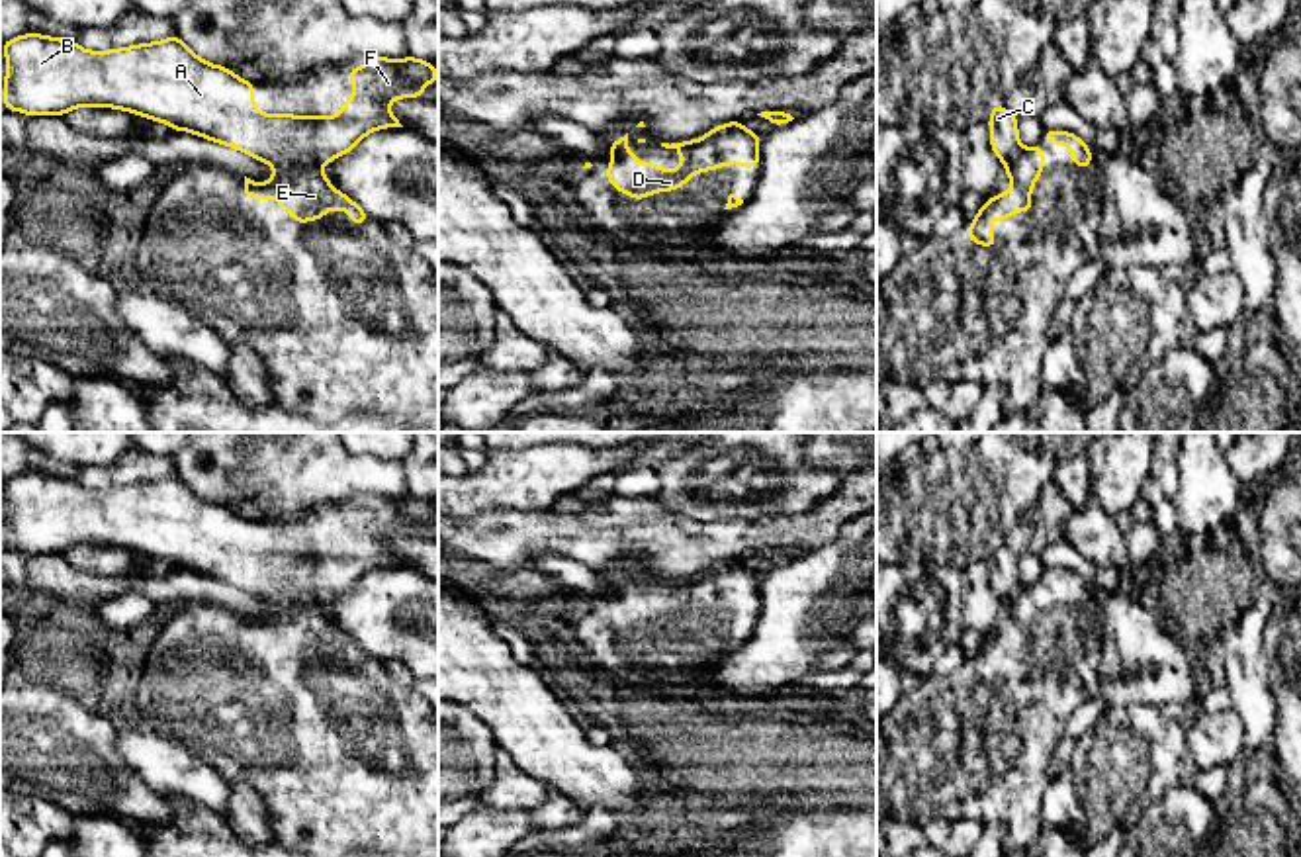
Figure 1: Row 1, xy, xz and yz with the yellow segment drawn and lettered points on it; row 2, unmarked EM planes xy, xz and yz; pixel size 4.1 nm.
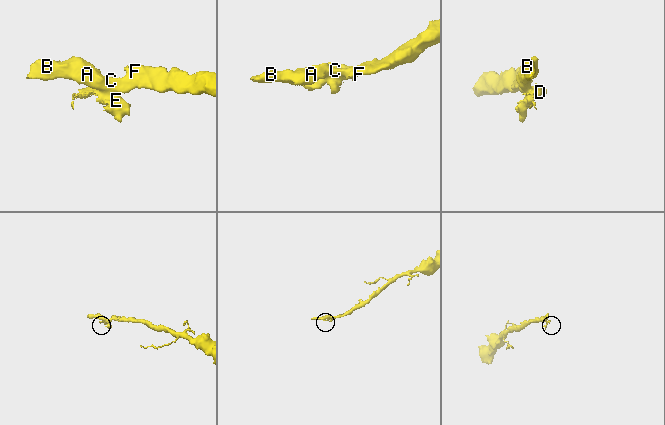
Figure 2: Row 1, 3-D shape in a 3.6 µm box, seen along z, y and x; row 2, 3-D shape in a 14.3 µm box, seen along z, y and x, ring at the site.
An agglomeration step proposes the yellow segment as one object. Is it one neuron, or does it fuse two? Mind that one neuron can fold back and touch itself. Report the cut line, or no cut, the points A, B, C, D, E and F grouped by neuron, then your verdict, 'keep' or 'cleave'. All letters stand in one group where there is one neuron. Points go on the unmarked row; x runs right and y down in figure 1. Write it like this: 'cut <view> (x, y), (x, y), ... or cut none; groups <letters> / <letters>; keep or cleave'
cut xz (742, 564), (701, 578); groups A B C F / D E; cleave

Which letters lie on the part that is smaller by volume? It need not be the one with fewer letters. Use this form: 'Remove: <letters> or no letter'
Remove: D, E

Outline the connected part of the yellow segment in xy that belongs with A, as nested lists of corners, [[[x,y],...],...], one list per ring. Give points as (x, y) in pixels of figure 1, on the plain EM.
[[[23,472],[2,479],[8,501],[4,548],[25,554],[67,554],[74,546],[115,546],[149,556],[198,575],[243,589],[274,607],[292,601],[329,603],[350,591],[370,569],[403,565],[387,544],[397,536],[423,536],[423,526],[438,517],[426,497],[385,497],[368,493],[368,505],[346,513],[356,526],[335,556],[260,552],[254,546],[254,522],[231,507],[200,497],[180,474],[112,489],[86,489],[76,479]]]

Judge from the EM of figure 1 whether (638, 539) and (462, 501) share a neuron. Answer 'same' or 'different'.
different

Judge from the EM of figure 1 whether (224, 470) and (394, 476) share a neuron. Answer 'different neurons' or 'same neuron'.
same neuron

